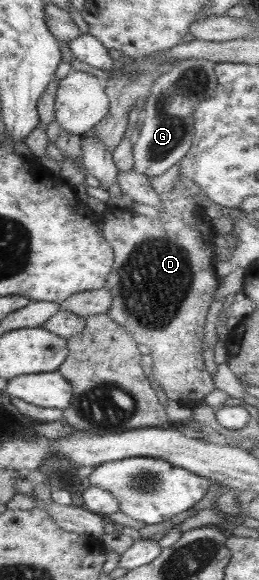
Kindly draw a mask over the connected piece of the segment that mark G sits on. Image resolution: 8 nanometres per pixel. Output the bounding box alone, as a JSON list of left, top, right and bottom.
[132,59,217,176]

